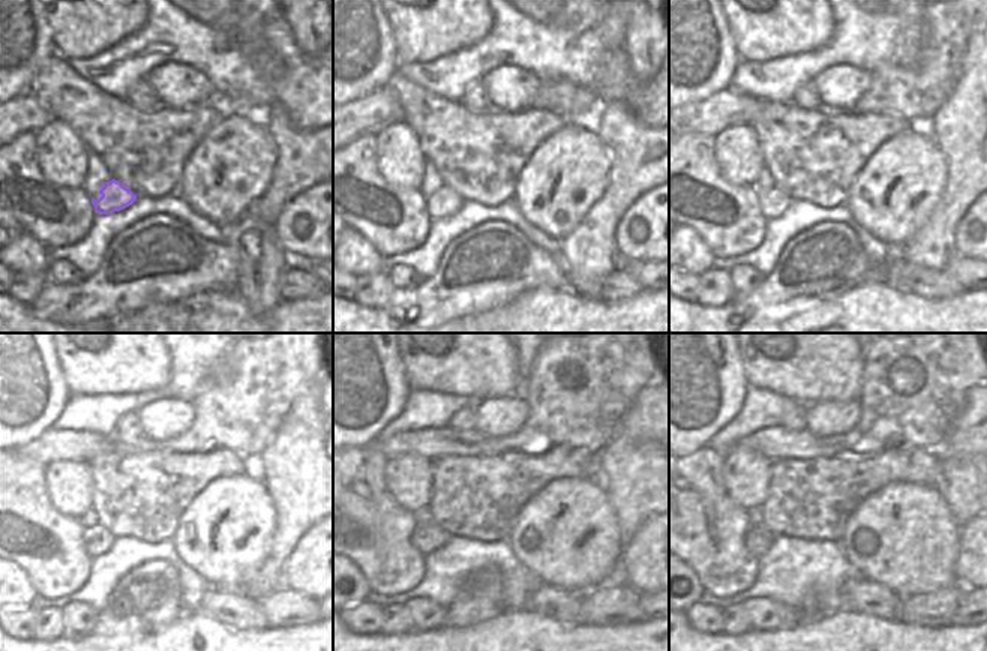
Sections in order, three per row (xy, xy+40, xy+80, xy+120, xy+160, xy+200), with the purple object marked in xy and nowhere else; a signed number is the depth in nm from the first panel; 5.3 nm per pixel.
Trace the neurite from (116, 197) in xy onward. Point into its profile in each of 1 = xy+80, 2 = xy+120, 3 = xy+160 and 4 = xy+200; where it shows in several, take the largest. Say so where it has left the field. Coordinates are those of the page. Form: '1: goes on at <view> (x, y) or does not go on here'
1: goes on at xy+80 (771, 209)
2: goes on at xy+120 (95, 545)
3: goes on at xy+160 (425, 545)
4: goes on at xy+200 (756, 543)

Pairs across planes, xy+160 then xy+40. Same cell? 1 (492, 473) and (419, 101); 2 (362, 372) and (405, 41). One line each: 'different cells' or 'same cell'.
1: same cell
2: different cells

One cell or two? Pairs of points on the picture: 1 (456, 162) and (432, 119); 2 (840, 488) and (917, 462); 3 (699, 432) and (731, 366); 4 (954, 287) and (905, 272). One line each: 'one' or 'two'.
1: one
2: one
3: one
4: one

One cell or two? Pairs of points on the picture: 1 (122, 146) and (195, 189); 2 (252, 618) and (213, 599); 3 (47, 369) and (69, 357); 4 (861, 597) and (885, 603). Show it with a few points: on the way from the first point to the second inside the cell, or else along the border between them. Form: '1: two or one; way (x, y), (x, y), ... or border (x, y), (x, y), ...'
1: two; border (194, 147), (185, 162), (176, 191)
2: one; way (243, 614), (222, 605)
3: two; border (54, 348), (63, 380), (71, 393)
4: one; way (867, 597), (879, 602)

